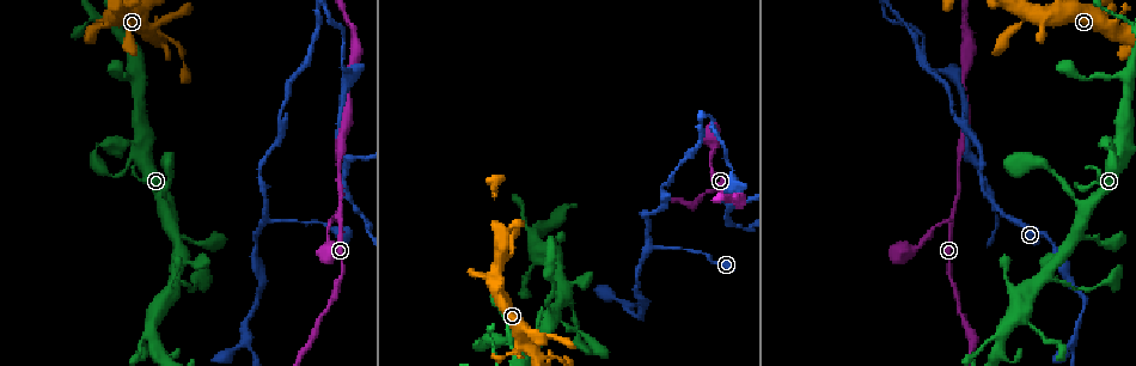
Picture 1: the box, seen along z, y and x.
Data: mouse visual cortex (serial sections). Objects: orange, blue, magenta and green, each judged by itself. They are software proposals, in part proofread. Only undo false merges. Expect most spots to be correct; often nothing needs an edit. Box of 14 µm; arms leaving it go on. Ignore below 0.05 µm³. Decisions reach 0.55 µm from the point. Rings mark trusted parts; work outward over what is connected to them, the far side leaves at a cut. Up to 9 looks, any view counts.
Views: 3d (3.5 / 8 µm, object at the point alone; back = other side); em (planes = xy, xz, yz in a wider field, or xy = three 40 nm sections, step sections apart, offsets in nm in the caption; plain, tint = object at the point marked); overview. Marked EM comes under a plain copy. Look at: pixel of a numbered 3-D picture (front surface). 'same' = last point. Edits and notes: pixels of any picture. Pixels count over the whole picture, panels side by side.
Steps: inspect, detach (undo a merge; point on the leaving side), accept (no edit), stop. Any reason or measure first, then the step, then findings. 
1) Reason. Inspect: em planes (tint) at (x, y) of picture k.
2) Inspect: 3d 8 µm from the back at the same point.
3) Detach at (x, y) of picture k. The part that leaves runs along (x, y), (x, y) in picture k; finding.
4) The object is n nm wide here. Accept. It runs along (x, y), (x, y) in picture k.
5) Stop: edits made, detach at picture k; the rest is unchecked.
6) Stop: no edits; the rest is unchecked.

Sudden change in width. Inspect: 3d 3.5 µm from the back at (1014, 223) of picture 1.

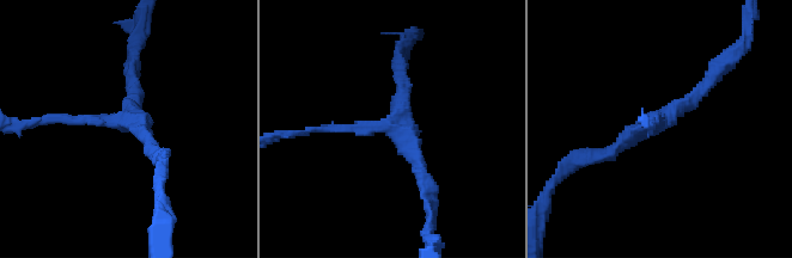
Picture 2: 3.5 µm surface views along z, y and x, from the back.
Accept. It runs along (308, 131), (389, 126), (400, 67) in picture 2; all the same cell.

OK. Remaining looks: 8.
Two arms in line, one across. Inspect: 3d 3.5 µm at (166, 203) of picture 1.

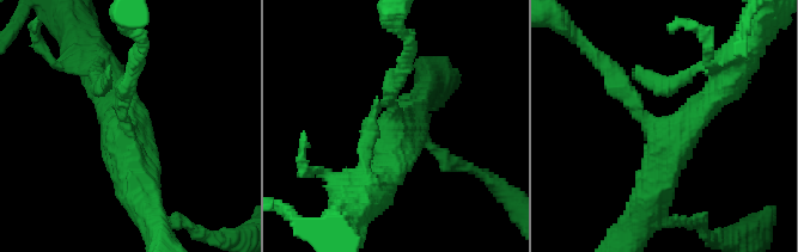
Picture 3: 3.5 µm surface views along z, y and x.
3 arms meet here; the arms are 200, 400, 500 nm wide; shape alone is not enough. Inspect: em xy step 2 (tint) at (393, 123) of picture 3.

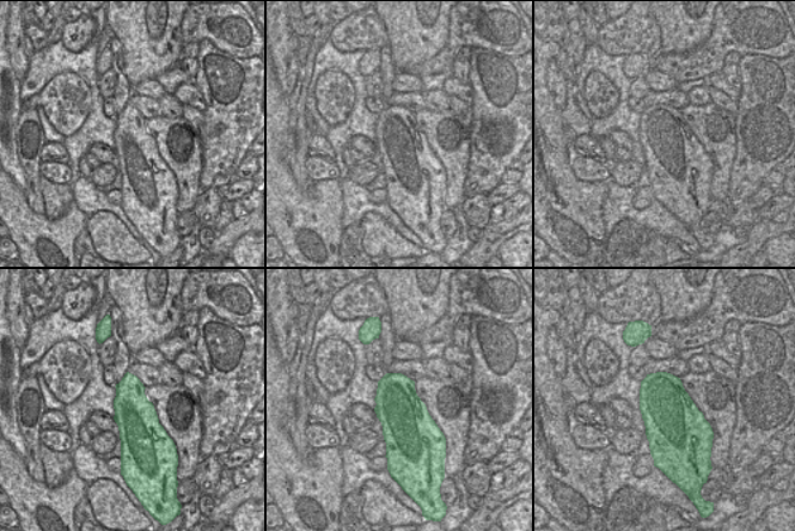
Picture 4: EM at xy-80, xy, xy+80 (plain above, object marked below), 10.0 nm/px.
Accept. It runs along (725, 81), (672, 141), (645, 210) in picture 3; all the same cell.

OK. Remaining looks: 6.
Sharp bend. Inspect: 3d 3.5 µm at (1123, 144) of picture 1.

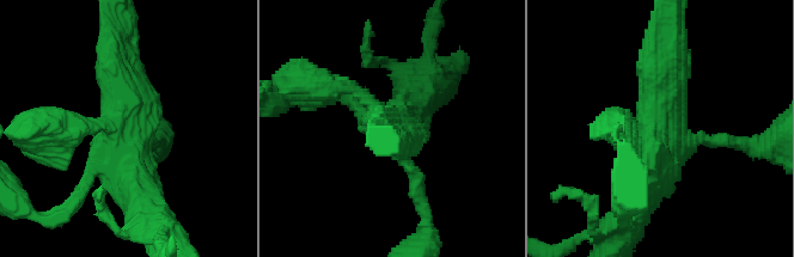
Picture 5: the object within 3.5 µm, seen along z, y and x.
Now the EM. Inspect: em xy step 5 (tint) at (114, 127) of picture 5.

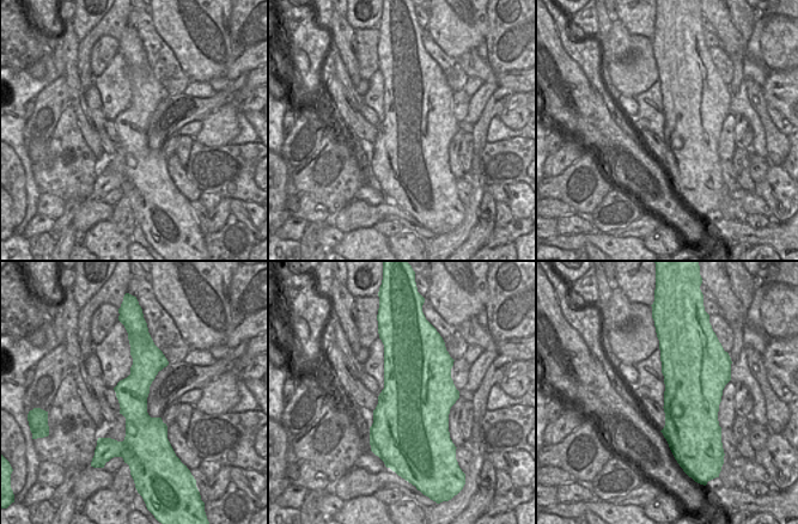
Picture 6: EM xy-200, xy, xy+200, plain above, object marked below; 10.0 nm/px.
The object is 750 nm wide here. Accept. It runs along (140, 347), (135, 434), (128, 443) in picture 6; continuous, no second cell.

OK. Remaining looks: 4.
Sharp bend. Inspect: 3d 3.5 µm at (882, 8) of picture 1.

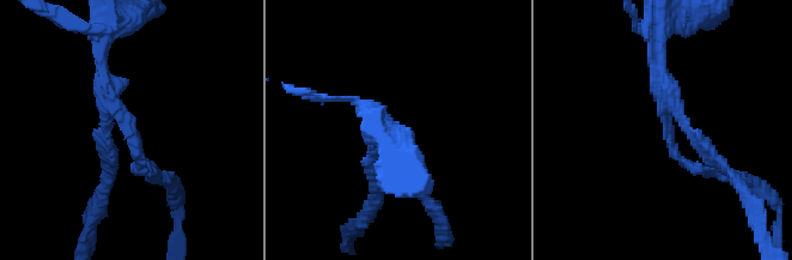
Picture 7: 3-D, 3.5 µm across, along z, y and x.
Detach at (138, 150) of picture 7. The part that leaves runs along (117, 109), (140, 168), (154, 175) in picture 7; two cells meet here.

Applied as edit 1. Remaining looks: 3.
Stop: edits made, detach at picture 7; the rest is unchecked.

